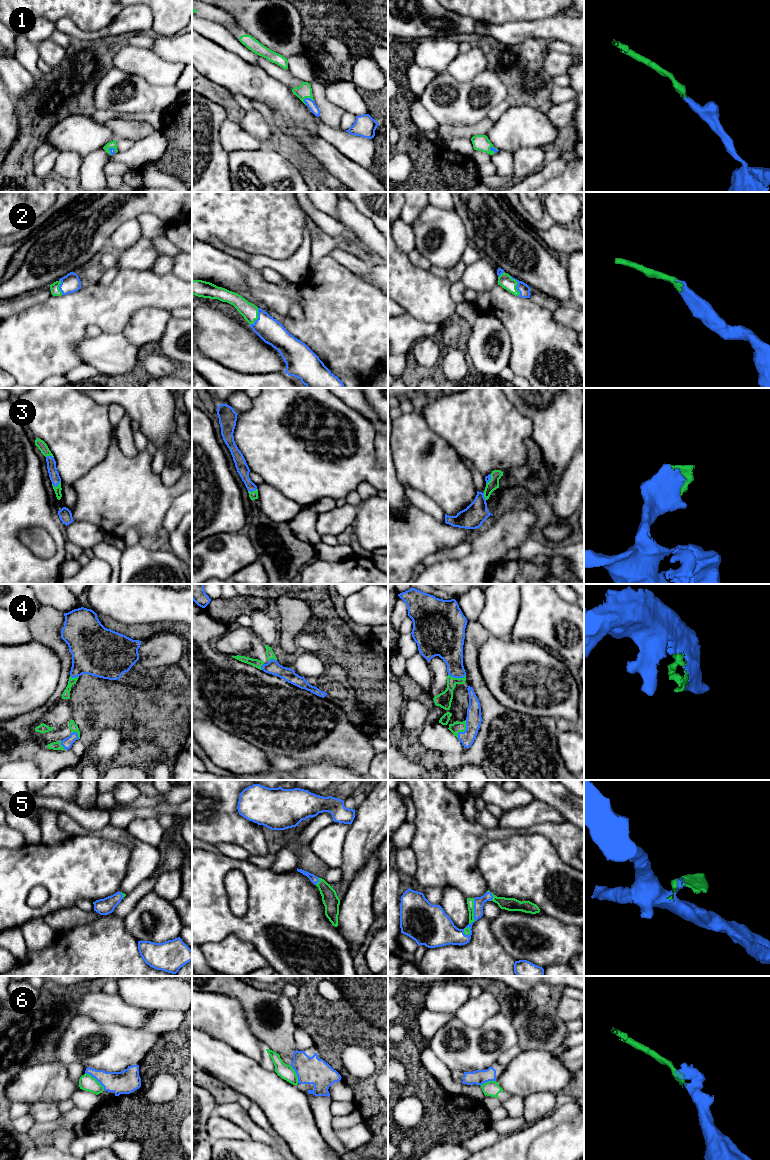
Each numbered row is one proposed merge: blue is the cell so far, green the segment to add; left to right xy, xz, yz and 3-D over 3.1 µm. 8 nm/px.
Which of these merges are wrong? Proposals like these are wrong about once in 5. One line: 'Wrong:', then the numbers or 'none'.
Wrong: 6

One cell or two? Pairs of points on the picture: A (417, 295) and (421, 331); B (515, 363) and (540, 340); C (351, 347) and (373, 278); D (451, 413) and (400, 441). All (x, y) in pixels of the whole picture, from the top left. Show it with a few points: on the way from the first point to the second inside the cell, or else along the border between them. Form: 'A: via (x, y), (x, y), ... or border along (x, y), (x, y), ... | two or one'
A: border along (407, 312), (419, 320), (442, 324) | two
B: via (521, 359), (534, 346) | one
C: border along (368, 283), (377, 288) | two
D: border along (422, 416), (426, 423), (446, 441) | two

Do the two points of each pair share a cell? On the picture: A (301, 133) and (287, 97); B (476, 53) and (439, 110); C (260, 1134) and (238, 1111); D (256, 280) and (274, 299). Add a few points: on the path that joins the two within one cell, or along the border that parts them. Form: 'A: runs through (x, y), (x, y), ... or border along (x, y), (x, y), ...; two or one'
A: border along (280, 113), (288, 125), (304, 126), (317, 135); two
B: border along (446, 70), (460, 81), (469, 81), (481, 72); two
C: runs through (254, 1130), (241, 1117); one
D: runs through (260, 285), (269, 294); one

